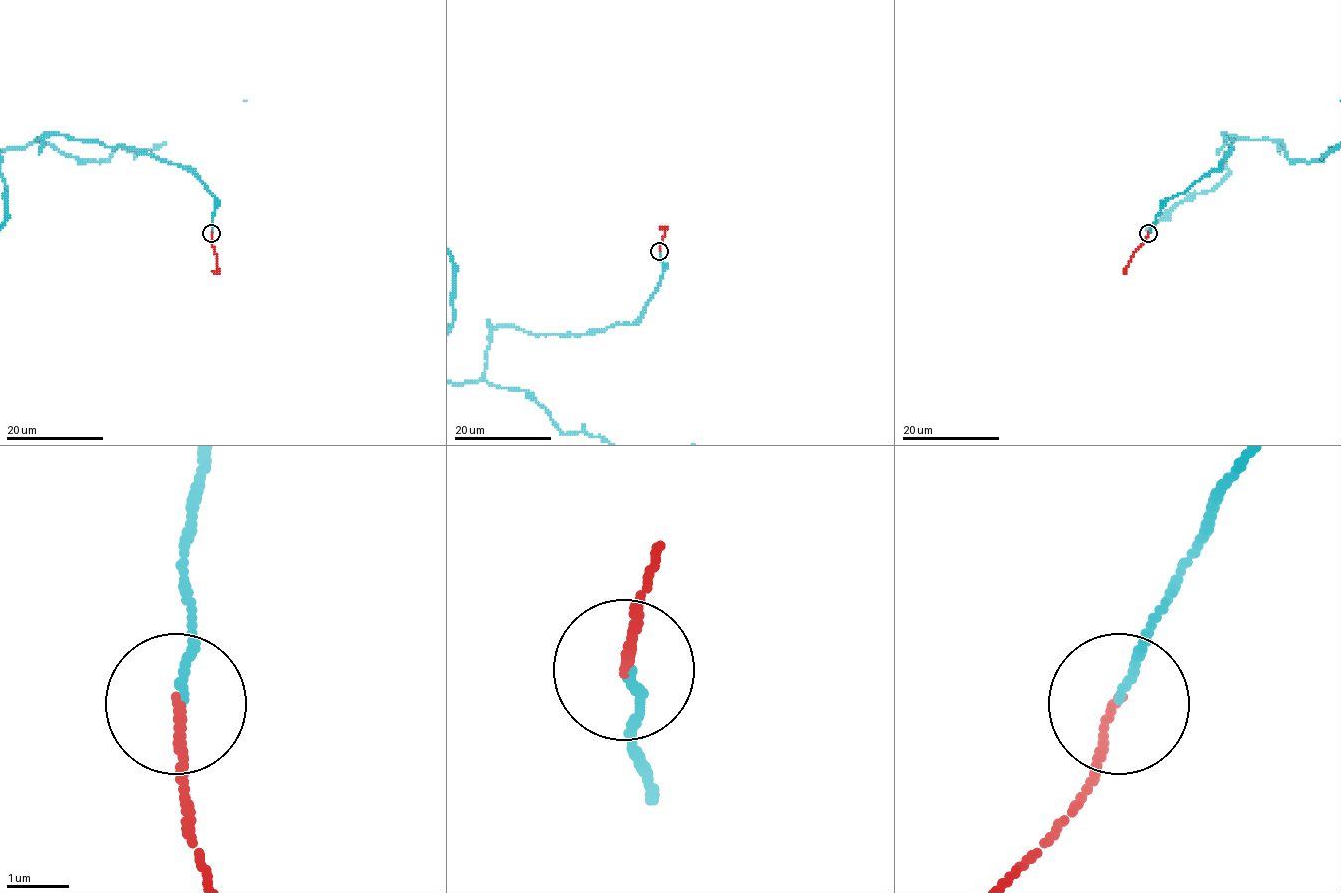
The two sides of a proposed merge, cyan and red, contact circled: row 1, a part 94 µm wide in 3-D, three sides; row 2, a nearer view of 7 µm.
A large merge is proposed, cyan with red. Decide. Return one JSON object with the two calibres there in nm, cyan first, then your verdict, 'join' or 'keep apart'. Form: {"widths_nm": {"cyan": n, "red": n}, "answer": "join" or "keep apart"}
{"widths_nm": {"cyan": 110, "red": 130}, "answer": "join"}

